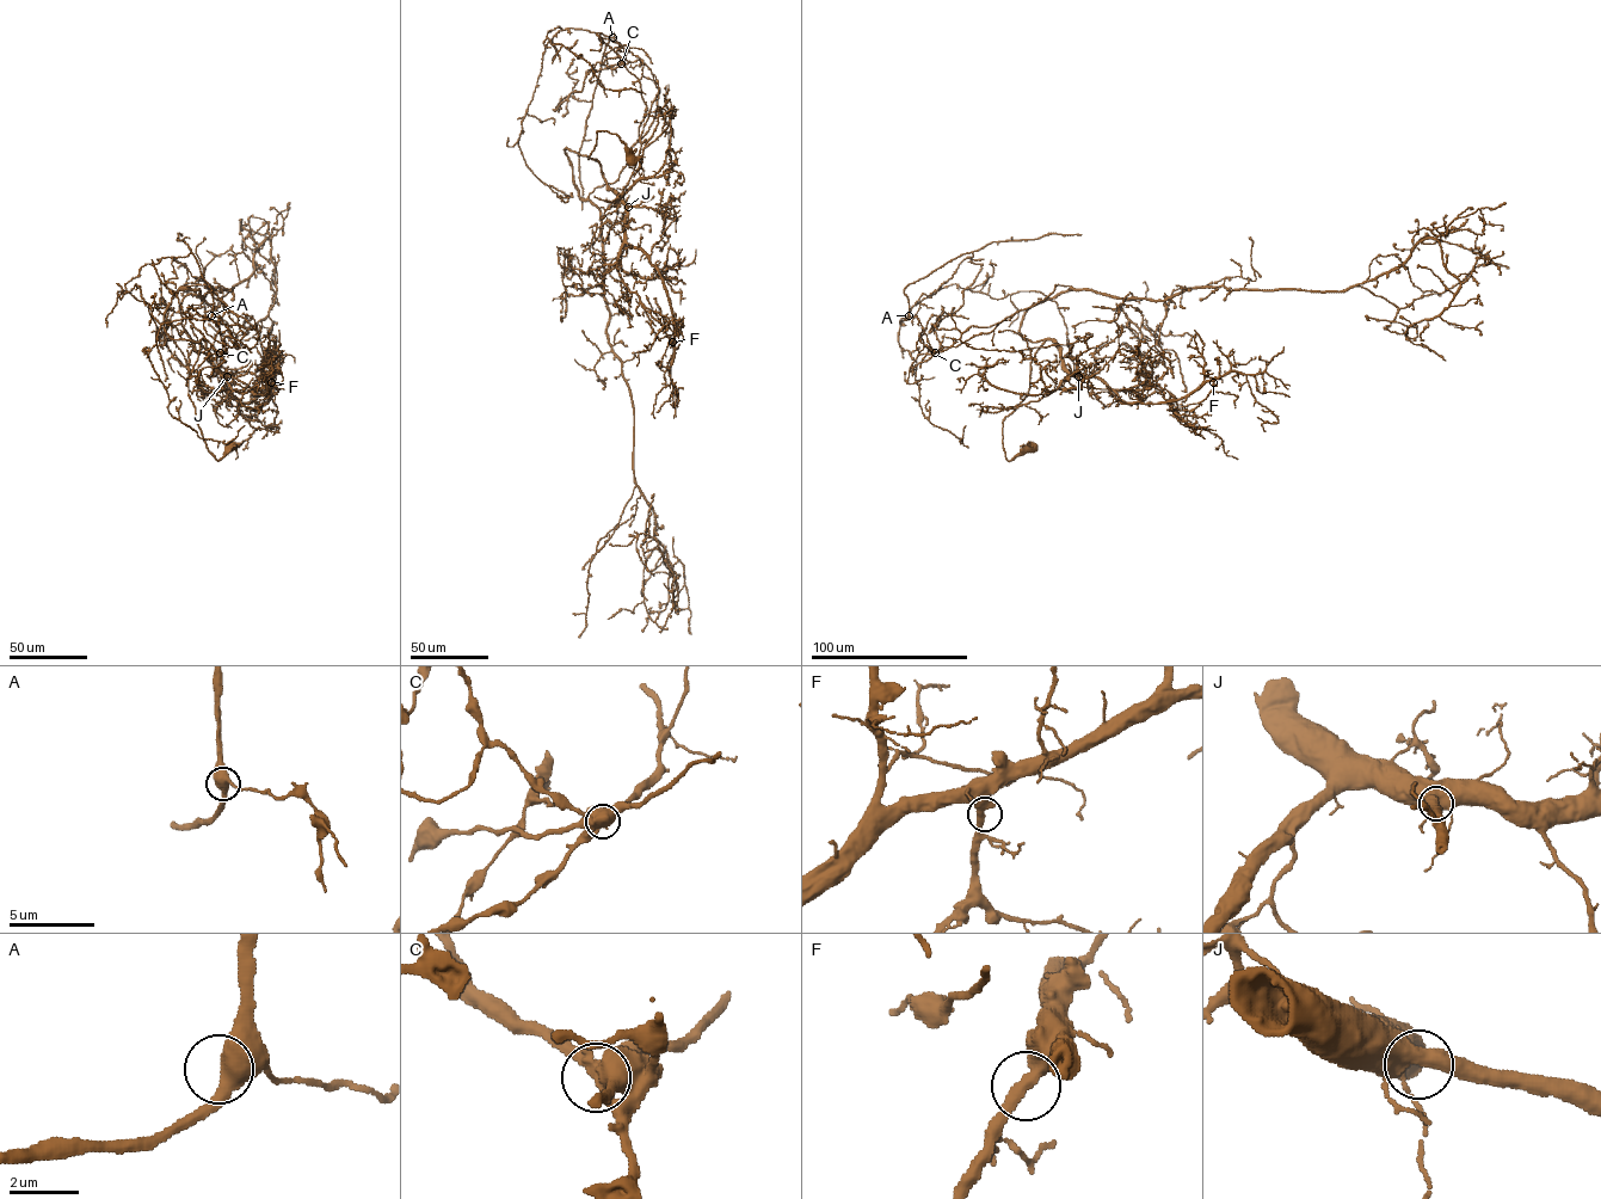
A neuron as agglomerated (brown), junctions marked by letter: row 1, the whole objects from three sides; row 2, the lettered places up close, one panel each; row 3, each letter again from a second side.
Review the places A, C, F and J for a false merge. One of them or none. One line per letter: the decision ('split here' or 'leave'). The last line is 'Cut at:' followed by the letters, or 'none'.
A: leave
C: split here
F: leave
J: leave
Cut at: C

